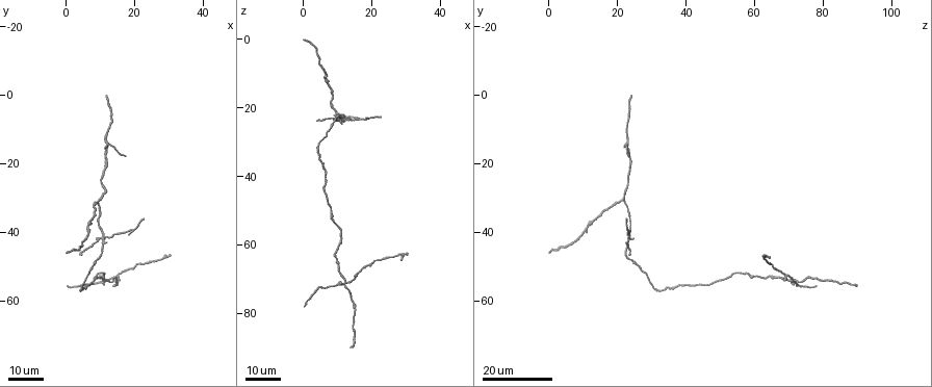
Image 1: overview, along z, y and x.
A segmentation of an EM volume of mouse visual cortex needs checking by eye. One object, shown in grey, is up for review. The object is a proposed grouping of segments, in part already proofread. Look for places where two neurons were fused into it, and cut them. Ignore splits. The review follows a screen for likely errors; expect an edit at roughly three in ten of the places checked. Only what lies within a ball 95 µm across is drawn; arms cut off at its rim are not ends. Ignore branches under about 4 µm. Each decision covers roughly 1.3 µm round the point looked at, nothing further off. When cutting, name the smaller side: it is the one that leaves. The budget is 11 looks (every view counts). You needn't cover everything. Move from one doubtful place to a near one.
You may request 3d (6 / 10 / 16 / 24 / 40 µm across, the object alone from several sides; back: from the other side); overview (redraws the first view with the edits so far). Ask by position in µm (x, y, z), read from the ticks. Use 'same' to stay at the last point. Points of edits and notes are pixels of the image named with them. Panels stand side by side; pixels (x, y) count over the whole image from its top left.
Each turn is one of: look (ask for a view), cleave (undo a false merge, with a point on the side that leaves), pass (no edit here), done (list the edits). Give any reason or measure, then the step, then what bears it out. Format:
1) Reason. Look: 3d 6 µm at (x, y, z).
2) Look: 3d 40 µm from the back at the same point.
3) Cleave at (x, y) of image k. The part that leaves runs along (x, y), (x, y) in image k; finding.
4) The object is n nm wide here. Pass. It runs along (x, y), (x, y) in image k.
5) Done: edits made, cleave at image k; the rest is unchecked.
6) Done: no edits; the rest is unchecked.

Calibre changes. Look: 3d 16 µm at (12.0, 21.0, 23.5).

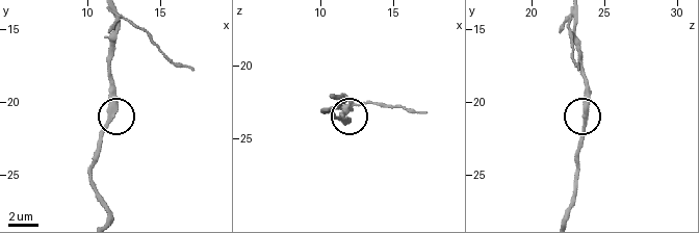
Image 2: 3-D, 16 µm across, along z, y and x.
Look: 3d 6 µm at (11.6, 21.0, 23.8).

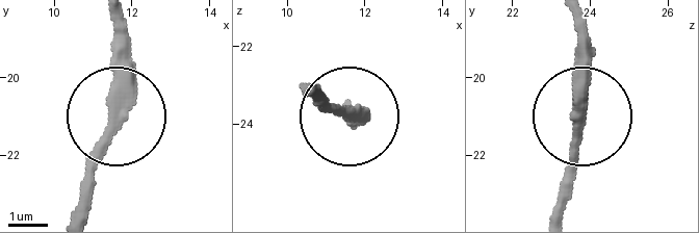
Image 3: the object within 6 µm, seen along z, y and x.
Pass. It runs along (72, 215), (118, 106), (118, 20) in image 3; all the same neuron.

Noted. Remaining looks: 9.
A fork. Look: 3d 16 µm at (9.5, 31.0, 21.0).

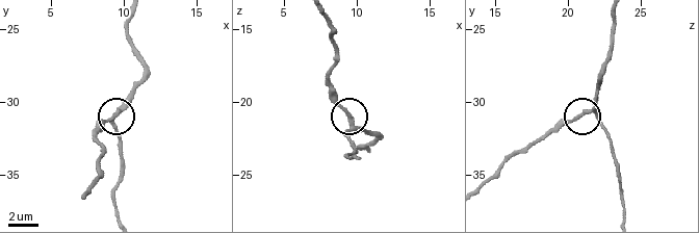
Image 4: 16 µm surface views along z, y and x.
Look: 3d 6 µm at (9.8, 30.6, 21.6).

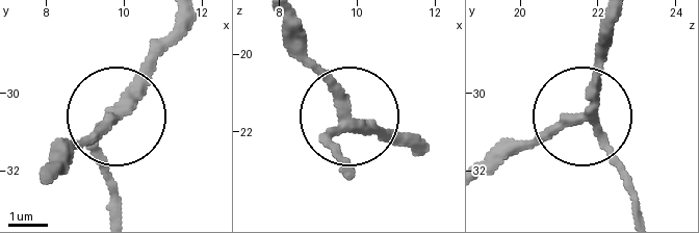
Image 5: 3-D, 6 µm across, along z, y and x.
3 arms meet here. Pass. It runs along (352, 175), (335, 146), (347, 112), (285, 46) in image 5; one neuron here.

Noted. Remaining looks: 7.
Thick turns thin. Look: 3d 16 µm at (8.0, 49.5, 25.0).

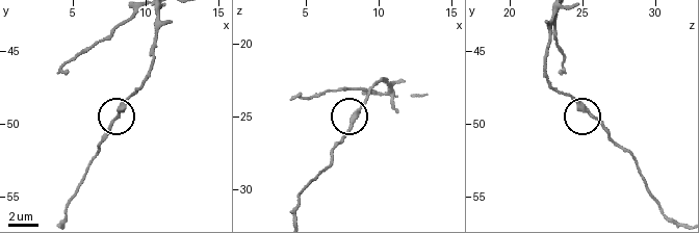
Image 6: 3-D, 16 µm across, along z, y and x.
Look: 3d 6 µm at (8.0, 49.4, 25.8).

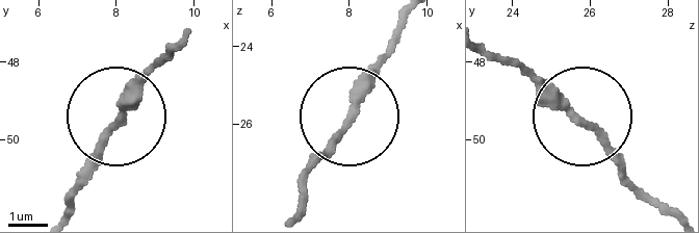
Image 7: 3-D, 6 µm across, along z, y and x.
The object is 210 nm wide here. Pass. It runs along (664, 212), (633, 186), (614, 146), (518, 60) in image 7; one neuron here.

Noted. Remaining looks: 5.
Looks like a crossing. Look: 3d 16 µm at (12.0, 54.0, 70.5).

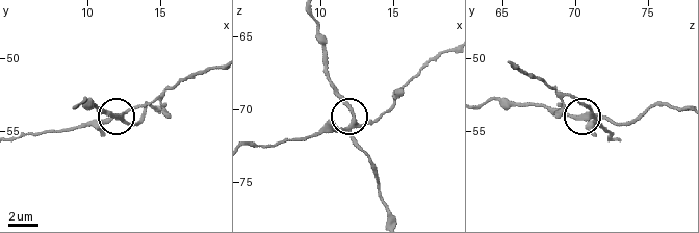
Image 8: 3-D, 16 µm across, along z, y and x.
Closer look. Look: 3d 10 µm at (12.4, 53.8, 71.2).

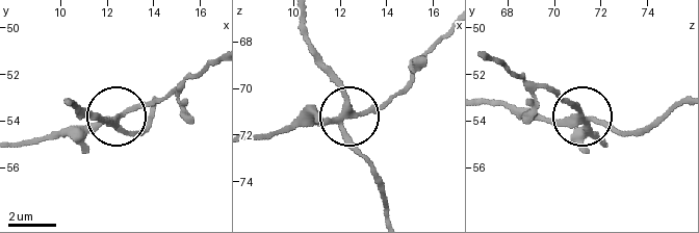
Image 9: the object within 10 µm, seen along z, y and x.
The object is 250 nm wide here. Cleave at (312, 123) of image 9. The part that leaves runs along (581, 121), (551, 92), (492, 61) in image 9; a second neuron is stuck on.

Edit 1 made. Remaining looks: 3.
Look: overview.

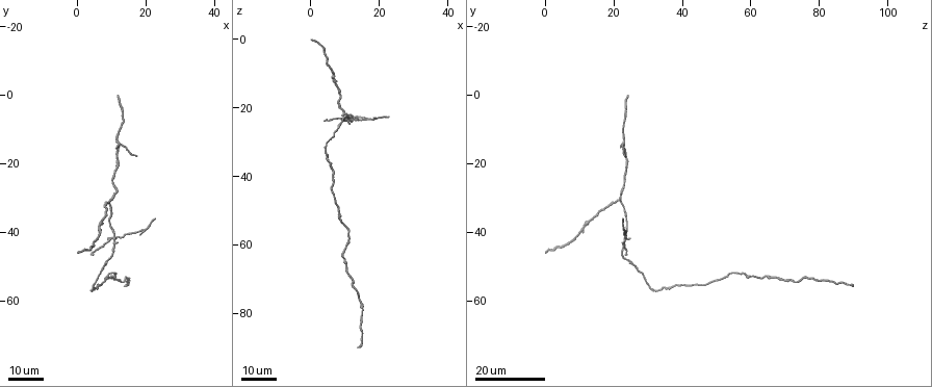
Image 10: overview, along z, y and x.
Four-way junction. Look: 3d 24 µm at (12.5, 14.5, 23.0).

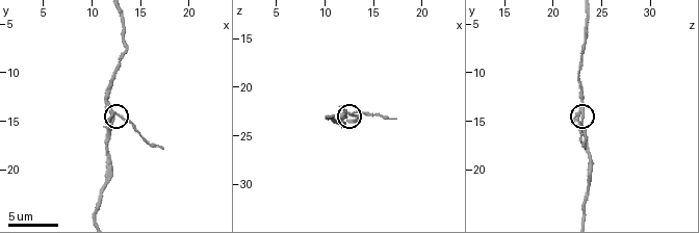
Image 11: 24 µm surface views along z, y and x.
Look: 3d 10 µm at (12.6, 14.6, 22.6).

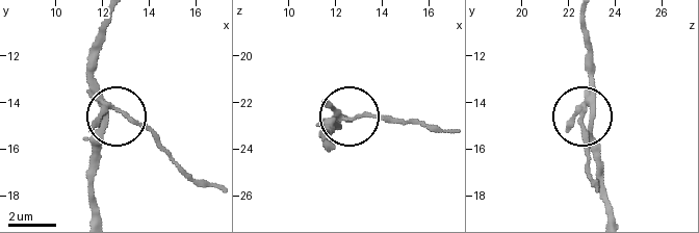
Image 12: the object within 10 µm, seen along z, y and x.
The side arm is 7 µm long. Cleave at (322, 101) of image 12. The part that leaves runs along (102, 100), (148, 128), (189, 176), (213, 183) in image 12; a second neuron is stuck on.

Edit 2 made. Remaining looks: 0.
Done: edits made, cleave at image 9, cleave at image 12; the rest is unchecked.

